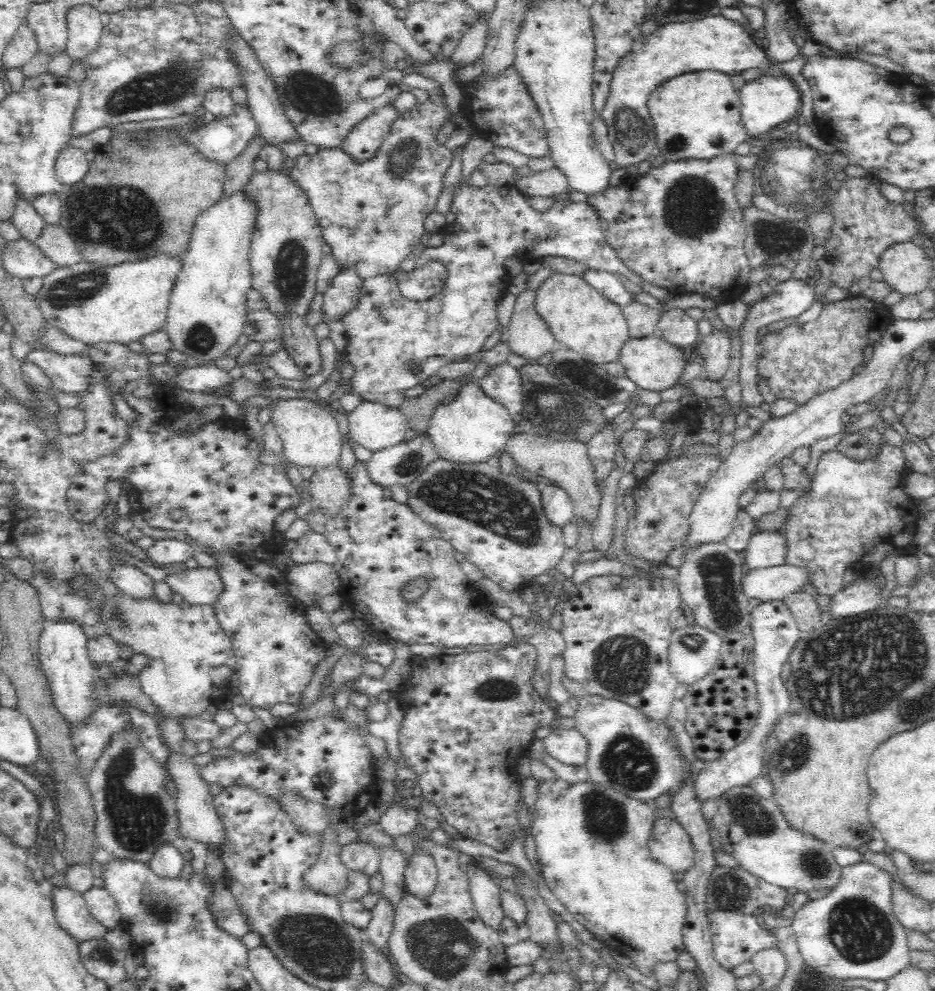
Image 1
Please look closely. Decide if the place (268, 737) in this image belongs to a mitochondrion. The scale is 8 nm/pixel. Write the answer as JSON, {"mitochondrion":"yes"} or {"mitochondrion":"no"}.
{"mitochondrion":"no"}

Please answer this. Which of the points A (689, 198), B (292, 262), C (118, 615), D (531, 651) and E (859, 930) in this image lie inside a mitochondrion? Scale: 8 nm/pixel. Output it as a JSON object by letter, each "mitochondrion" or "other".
{"A":"mitochondrion","B":"mitochondrion","C":"mitochondrion","D":"other","E":"mitochondrion"}

